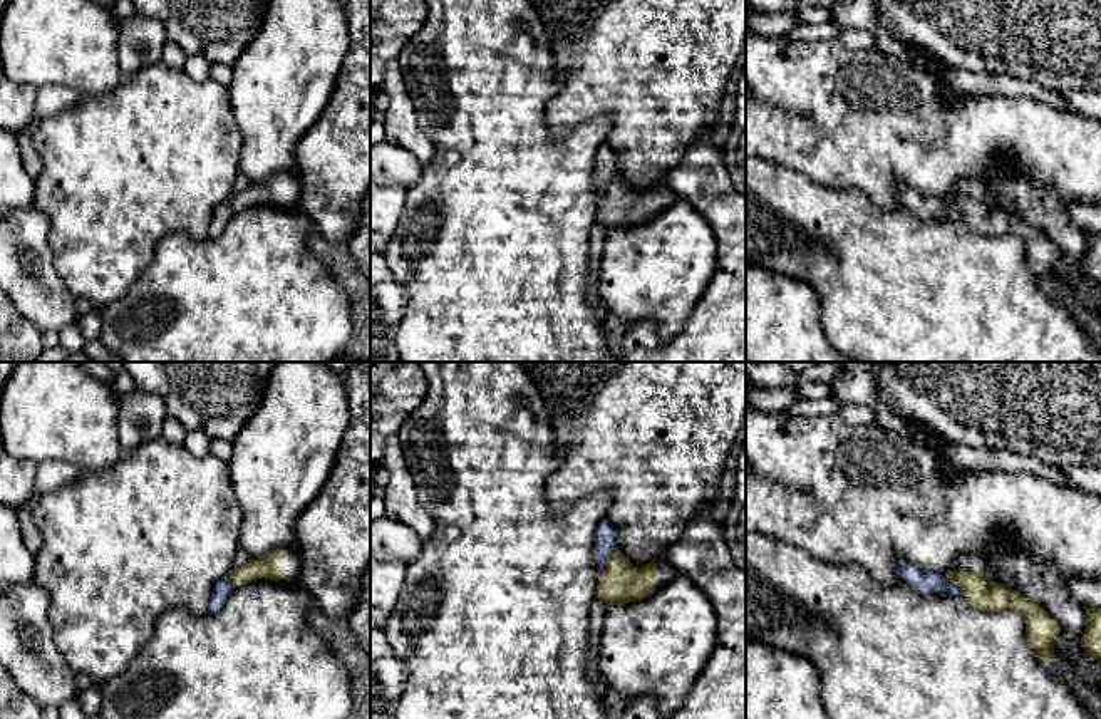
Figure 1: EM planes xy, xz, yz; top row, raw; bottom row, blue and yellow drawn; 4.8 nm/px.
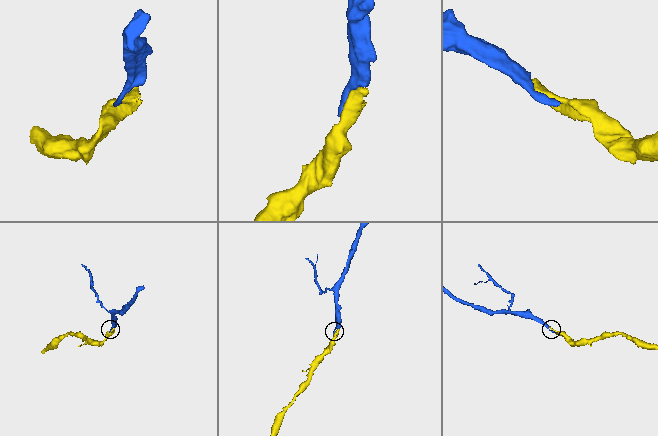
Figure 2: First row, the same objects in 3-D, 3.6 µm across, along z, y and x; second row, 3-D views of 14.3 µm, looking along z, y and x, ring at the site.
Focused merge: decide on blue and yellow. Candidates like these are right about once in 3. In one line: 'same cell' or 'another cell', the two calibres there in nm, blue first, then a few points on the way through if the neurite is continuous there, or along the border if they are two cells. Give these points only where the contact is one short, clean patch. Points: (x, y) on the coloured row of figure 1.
same cell; 110 nm thick on the blue side, 200 nm on the other

